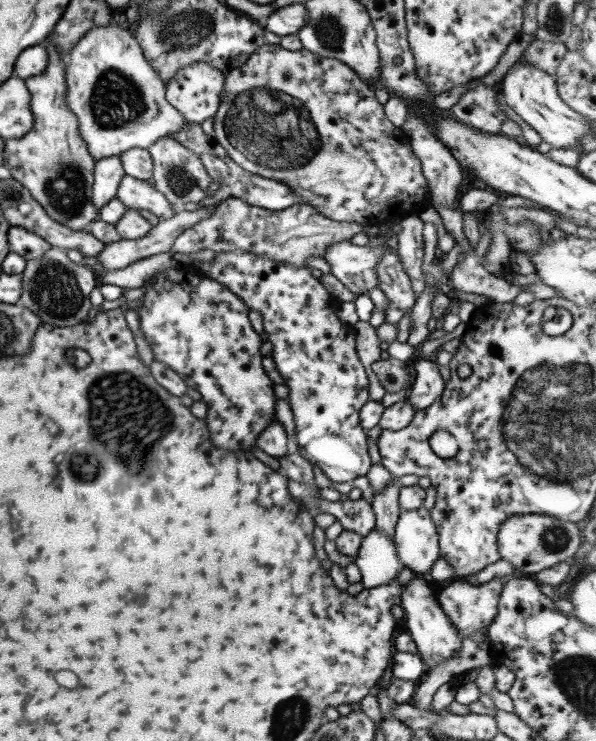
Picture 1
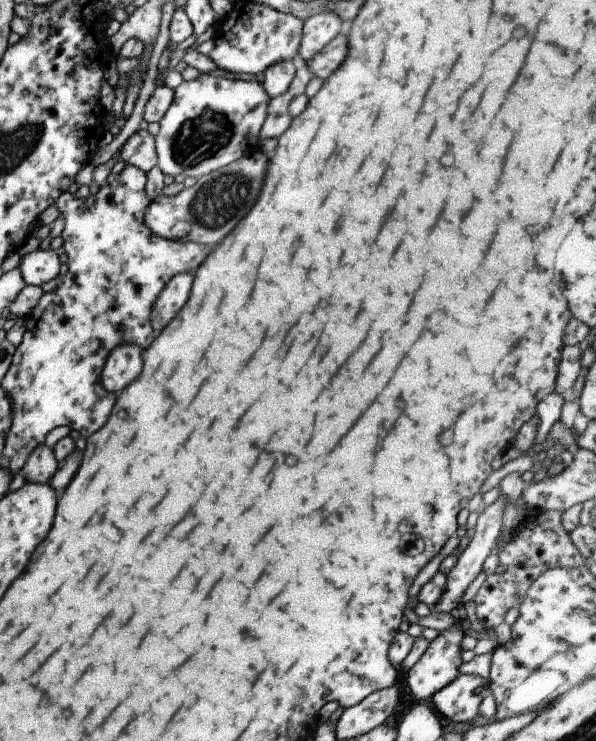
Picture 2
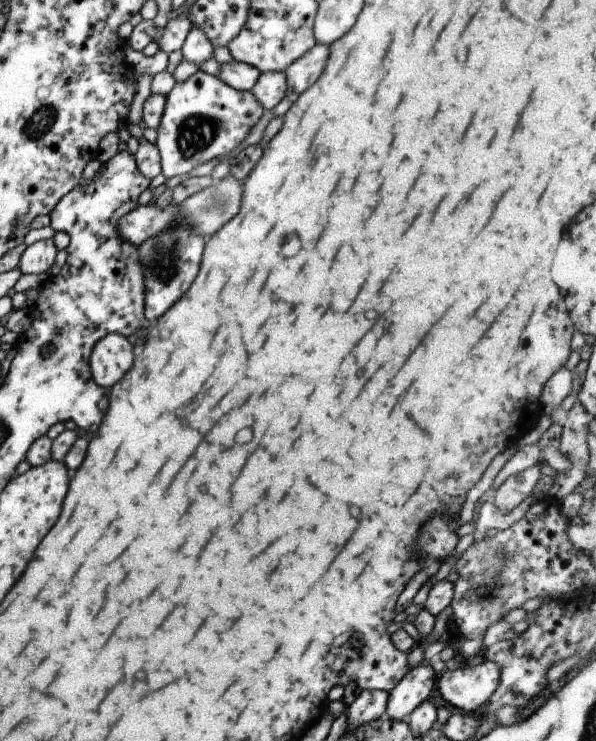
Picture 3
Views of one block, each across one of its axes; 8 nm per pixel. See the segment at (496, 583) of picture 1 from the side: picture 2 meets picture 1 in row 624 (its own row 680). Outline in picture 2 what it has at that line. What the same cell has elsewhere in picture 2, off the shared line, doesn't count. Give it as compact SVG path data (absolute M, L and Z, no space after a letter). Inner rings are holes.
M459 674L449 685L432 695L432 704L436 712L452 722L470 722L478 713L478 707L484 698L485 690L489 688L489 678L474 675Z

